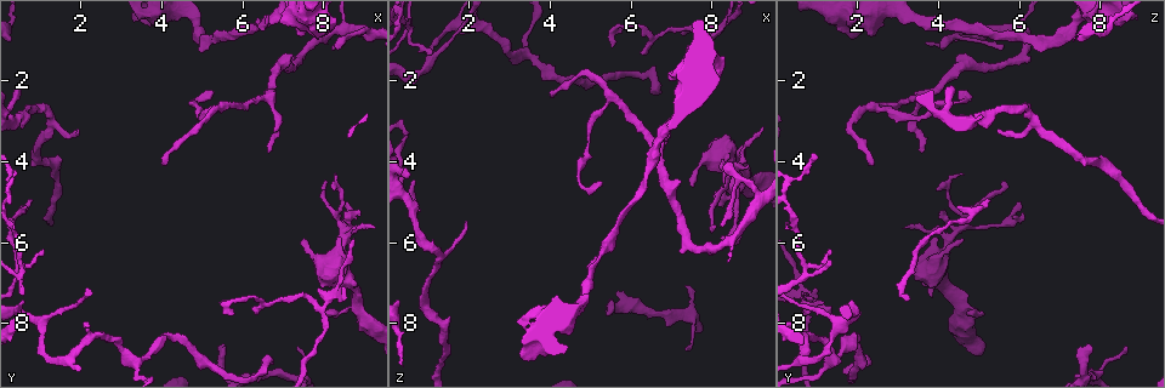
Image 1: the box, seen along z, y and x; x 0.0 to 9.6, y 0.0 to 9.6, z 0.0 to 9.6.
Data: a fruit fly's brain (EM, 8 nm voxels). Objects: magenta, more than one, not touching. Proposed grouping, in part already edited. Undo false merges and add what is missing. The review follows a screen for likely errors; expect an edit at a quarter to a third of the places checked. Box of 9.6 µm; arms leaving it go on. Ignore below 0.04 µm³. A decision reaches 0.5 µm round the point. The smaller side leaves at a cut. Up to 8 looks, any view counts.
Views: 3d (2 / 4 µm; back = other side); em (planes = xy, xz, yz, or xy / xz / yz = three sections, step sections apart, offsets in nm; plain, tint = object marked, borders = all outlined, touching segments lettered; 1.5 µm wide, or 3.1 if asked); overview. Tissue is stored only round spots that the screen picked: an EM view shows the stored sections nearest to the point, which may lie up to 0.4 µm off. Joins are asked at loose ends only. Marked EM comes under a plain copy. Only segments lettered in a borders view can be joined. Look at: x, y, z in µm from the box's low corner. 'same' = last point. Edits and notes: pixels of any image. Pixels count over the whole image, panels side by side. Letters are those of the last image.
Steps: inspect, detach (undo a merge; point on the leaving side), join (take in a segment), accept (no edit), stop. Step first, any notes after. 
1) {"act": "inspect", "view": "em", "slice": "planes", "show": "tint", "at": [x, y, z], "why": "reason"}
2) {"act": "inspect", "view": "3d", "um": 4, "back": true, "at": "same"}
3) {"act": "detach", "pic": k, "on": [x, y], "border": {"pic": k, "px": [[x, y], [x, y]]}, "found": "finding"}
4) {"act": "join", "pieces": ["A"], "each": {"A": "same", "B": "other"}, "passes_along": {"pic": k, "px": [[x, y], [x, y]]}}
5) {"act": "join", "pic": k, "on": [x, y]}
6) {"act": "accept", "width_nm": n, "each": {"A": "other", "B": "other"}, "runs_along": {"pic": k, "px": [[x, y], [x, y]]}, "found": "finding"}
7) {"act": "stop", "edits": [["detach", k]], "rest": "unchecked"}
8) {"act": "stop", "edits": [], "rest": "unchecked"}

{"act": "inspect", "view": "3d", "um": 2, "at": [8.10, 7.85, 4.80], "why": "branch stops here"}

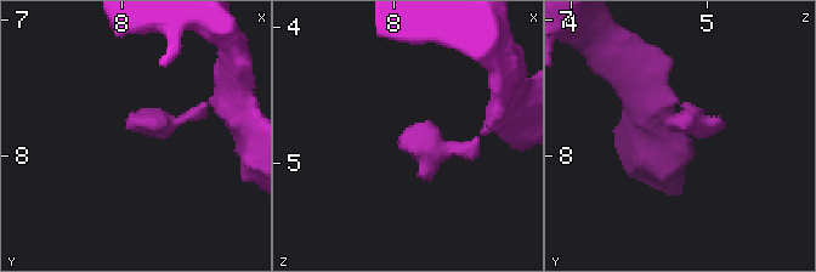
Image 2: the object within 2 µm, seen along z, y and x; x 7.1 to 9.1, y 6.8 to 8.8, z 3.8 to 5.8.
{"act": "inspect", "view": "em", "slice": "xz", "step": 8, "show": "borders", "at": [8.04, 7.82, 4.84], "why": "now the EM"}

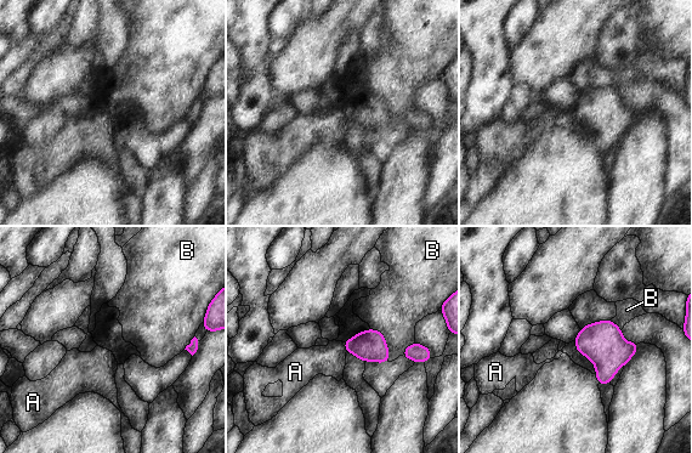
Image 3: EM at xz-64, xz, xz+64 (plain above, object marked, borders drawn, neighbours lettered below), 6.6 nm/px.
{"act": "inspect", "view": "em", "slice": "planes", "show": "borders", "at": "same", "why": "cut it another way"}

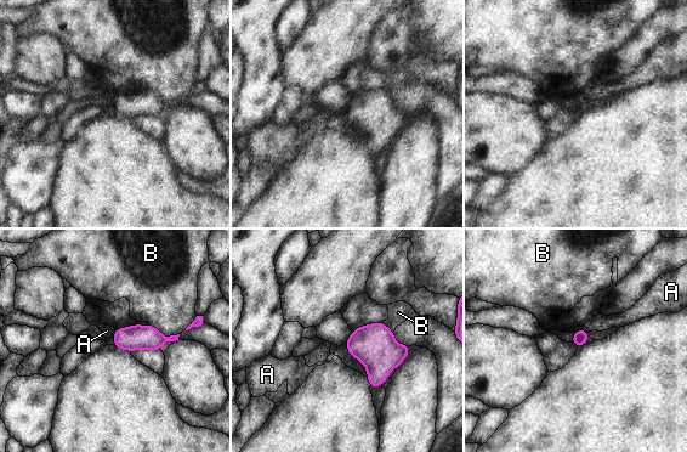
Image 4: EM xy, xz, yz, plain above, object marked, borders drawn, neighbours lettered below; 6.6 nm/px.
{"act": "accept", "width_nm": 100, "each": {"A": "other", "B": "other"}, "border": {"pic": 4, "px": [[582, 328], [588, 332]]}, "found": "no lettered segment goes on from it"}

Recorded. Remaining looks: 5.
{"act": "inspect", "view": "3d", "um": 2, "at": [6.30, 7.65, 1.45], "why": "thin end"}

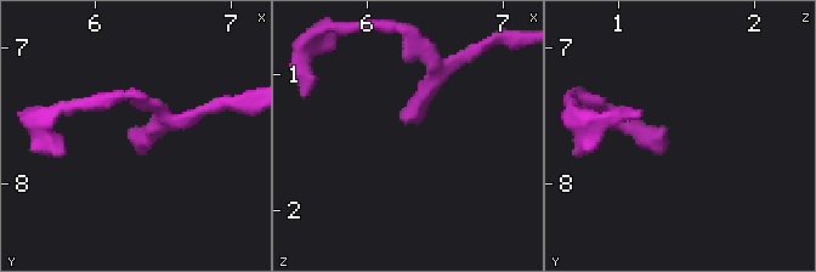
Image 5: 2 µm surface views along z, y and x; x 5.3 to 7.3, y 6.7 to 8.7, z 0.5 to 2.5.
{"act": "inspect", "view": "em", "slice": "planes", "show": "borders", "at": [6.26, 7.62, 1.36], "why": "shape alone is not enough"}

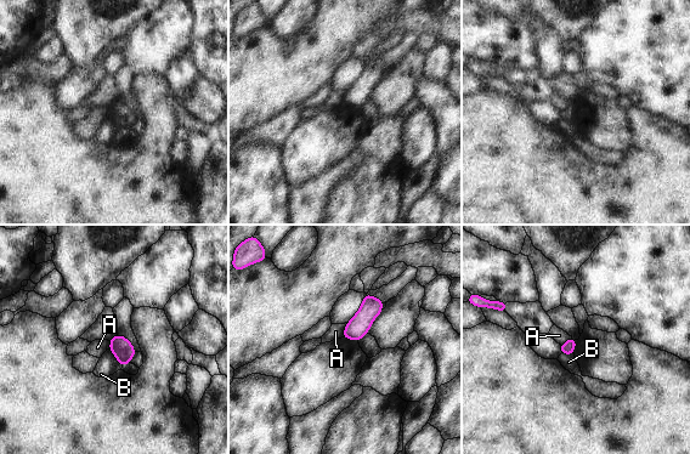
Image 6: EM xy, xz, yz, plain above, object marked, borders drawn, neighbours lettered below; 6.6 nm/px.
{"act": "accept", "width_nm": 80, "each": {"A": "other", "B": "other"}, "border": {"pic": 6, "px": [[348, 323], [341, 336]]}, "found": "no lettered segment goes on from it"}

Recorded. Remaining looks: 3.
{"act": "inspect", "view": "3d", "um": 4, "at": [3.30, 8.95, 1.35]}

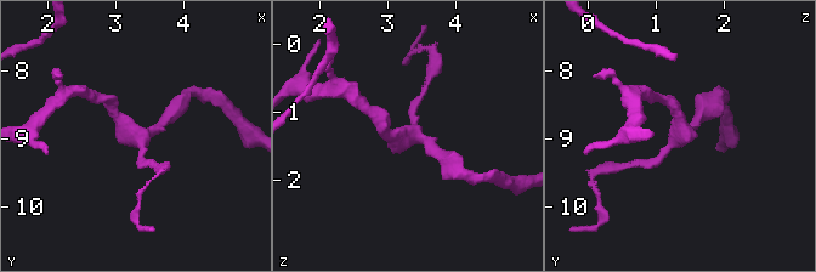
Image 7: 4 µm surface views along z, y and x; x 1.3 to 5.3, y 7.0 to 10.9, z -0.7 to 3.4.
{"act": "inspect", "view": "em", "slice": "planes", "show": "borders", "at": [3.25, 8.95, 1.35], "arms": 3}

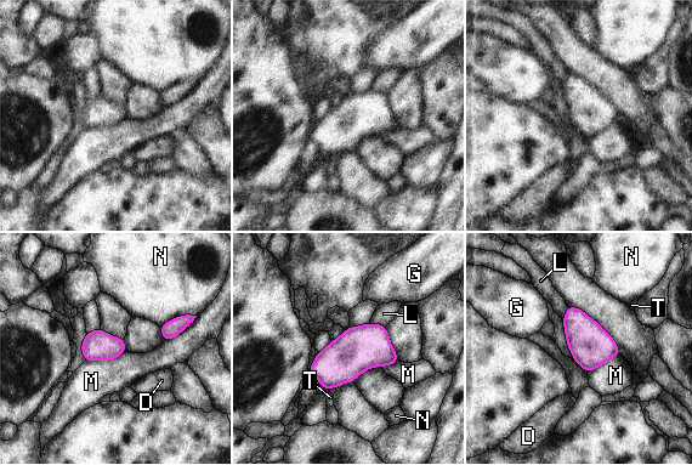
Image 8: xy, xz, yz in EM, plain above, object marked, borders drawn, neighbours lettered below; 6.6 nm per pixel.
{"act": "accept", "each": {"D": "other", "G": "other", "L": "other", "M": "other", "N": "other", "T": "other"}, "found": "all the same cell"}

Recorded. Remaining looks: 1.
{"act": "stop", "edits": [], "rest": "unchecked"}

